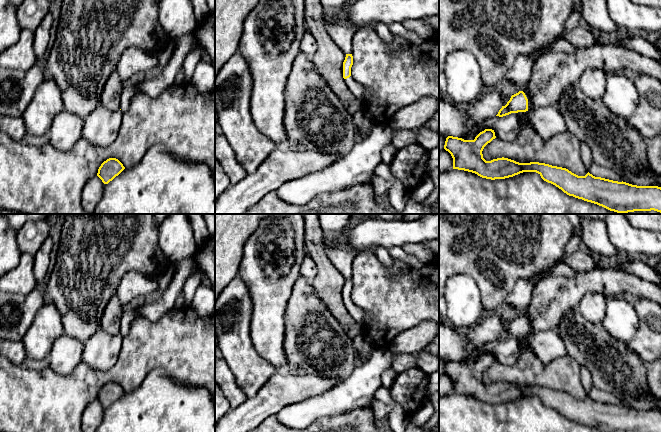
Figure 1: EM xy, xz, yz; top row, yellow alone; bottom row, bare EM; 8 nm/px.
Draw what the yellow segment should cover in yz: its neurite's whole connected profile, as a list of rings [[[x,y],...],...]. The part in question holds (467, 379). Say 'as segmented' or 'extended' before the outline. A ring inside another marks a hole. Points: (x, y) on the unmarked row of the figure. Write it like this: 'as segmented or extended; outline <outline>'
as segmented; outline [[[492,353],[480,356],[474,364],[448,360],[444,373],[453,382],[453,393],[464,394],[486,403],[505,403],[523,396],[536,396],[541,402],[569,420],[604,432],[661,432],[661,411],[637,410],[595,401],[589,396],[578,400],[566,392],[545,387],[519,387],[508,382],[486,385],[482,375],[495,363]]]

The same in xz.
extended; outline [[[346,278],[345,284],[343,286],[343,302],[349,315],[354,319],[354,322],[363,327],[367,322],[370,321],[370,316],[351,301],[352,289],[352,278]]]

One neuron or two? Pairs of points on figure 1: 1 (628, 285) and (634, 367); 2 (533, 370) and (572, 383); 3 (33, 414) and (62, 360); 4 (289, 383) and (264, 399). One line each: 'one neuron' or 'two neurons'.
1: two neurons
2: one neuron
3: two neurons
4: one neuron

